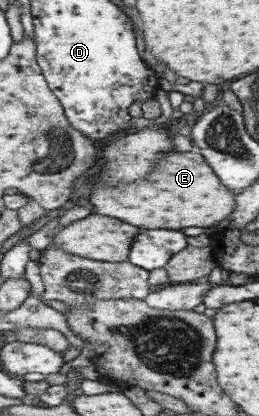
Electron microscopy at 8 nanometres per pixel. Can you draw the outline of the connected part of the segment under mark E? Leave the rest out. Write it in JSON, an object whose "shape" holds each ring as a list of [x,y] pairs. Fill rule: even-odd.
{"shape":[[[197,150],[169,153],[155,167],[155,173],[117,187],[107,189],[107,185],[101,183],[92,187],[88,198],[95,207],[94,213],[111,215],[140,228],[211,227],[225,221],[237,209],[237,194],[221,181],[207,158]]]}

